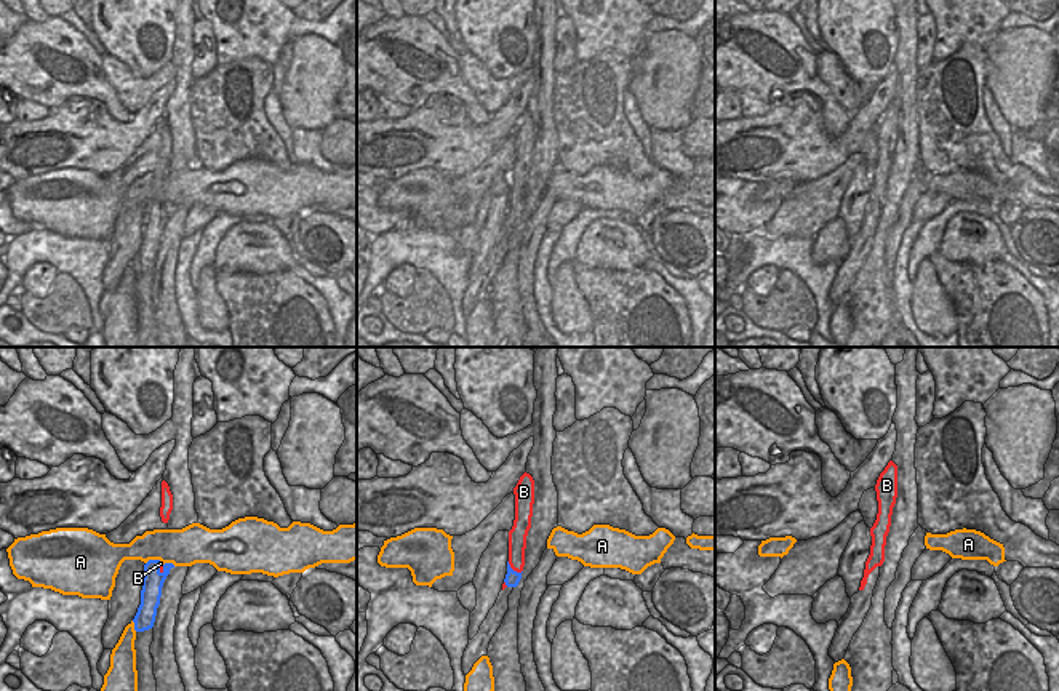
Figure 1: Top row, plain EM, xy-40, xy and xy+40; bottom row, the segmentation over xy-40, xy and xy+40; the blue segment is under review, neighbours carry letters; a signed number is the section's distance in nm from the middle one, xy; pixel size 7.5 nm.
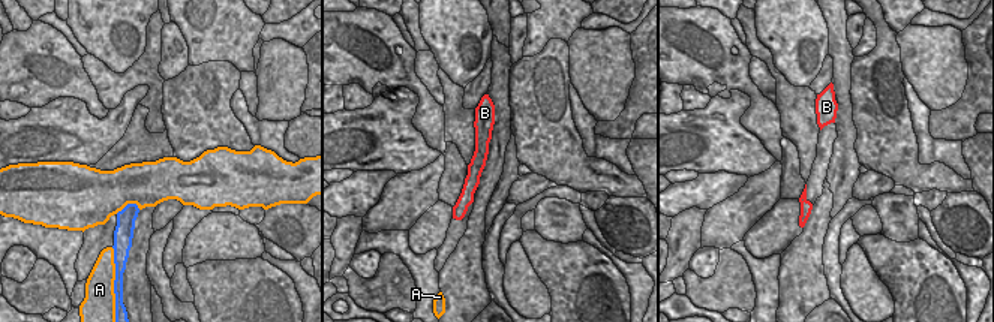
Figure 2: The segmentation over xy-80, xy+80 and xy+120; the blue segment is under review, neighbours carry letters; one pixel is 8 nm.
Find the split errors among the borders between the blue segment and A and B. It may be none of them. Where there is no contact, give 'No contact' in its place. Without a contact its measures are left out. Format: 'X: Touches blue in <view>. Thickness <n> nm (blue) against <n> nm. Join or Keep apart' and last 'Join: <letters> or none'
A: Touches blue in xy-40. Thickness 160 nm (blue) against 280 nm. Keep apart
B: Touches blue in xy. Thickness 120 nm (blue) against 140 nm. Join
Join: B

